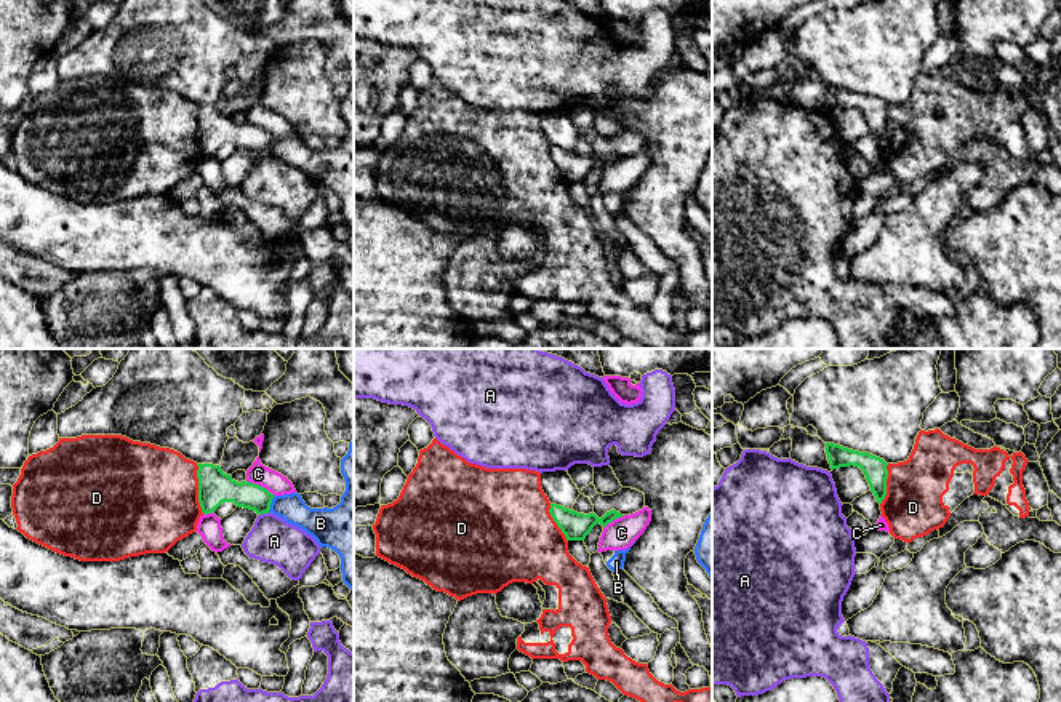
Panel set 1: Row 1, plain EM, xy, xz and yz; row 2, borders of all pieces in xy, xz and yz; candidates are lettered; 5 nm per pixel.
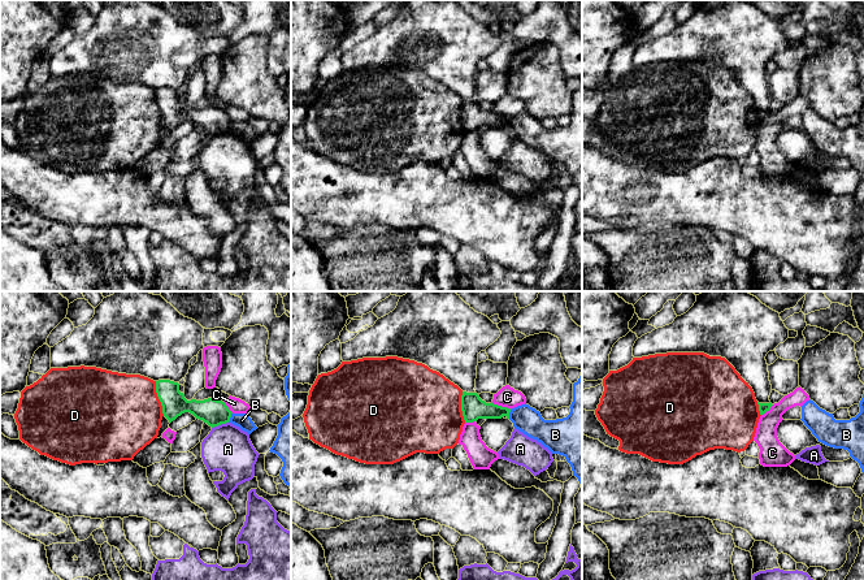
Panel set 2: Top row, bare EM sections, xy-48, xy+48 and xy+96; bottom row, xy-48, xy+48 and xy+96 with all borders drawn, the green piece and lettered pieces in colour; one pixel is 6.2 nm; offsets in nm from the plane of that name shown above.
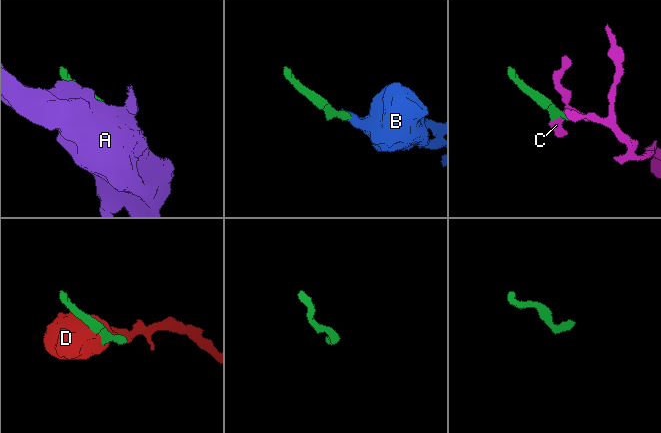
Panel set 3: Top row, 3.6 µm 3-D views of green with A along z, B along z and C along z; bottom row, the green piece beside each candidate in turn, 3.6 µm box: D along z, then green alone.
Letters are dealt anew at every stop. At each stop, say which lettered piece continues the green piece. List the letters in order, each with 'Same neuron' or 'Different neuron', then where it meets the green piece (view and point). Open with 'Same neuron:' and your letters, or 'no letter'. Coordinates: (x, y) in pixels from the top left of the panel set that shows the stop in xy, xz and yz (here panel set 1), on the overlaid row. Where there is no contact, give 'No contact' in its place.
Same neuron: no letter
A: Different neuron. Touches green at xy (263, 512)
B: Different neuron. Touches green at xy (271, 502)
C: Different neuron. Touches green at xy (261, 486)
D: Different neuron. Touches green at xy (199, 488)

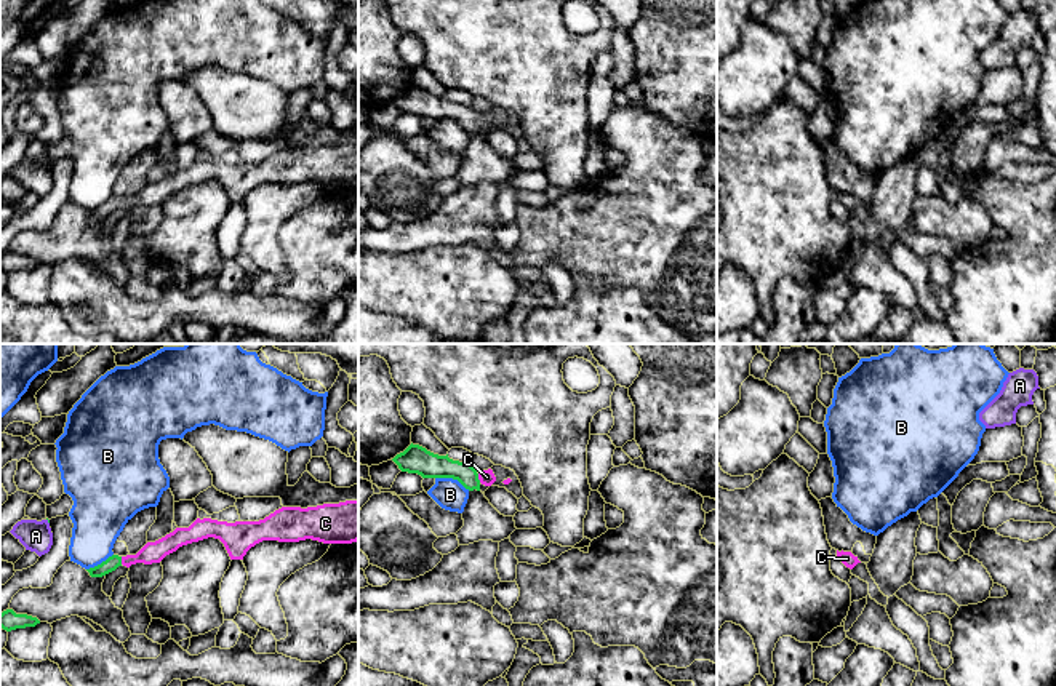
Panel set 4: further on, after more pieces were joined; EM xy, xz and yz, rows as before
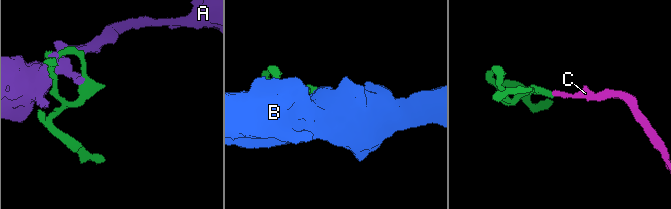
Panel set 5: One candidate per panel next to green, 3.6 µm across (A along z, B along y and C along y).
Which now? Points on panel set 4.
Same neuron: C
A: Different neuron. Touches green at xy (48, 522)
B: Different neuron. Touches green at xz (453, 478)
C: Same neuron. Touches green at xz (477, 478)

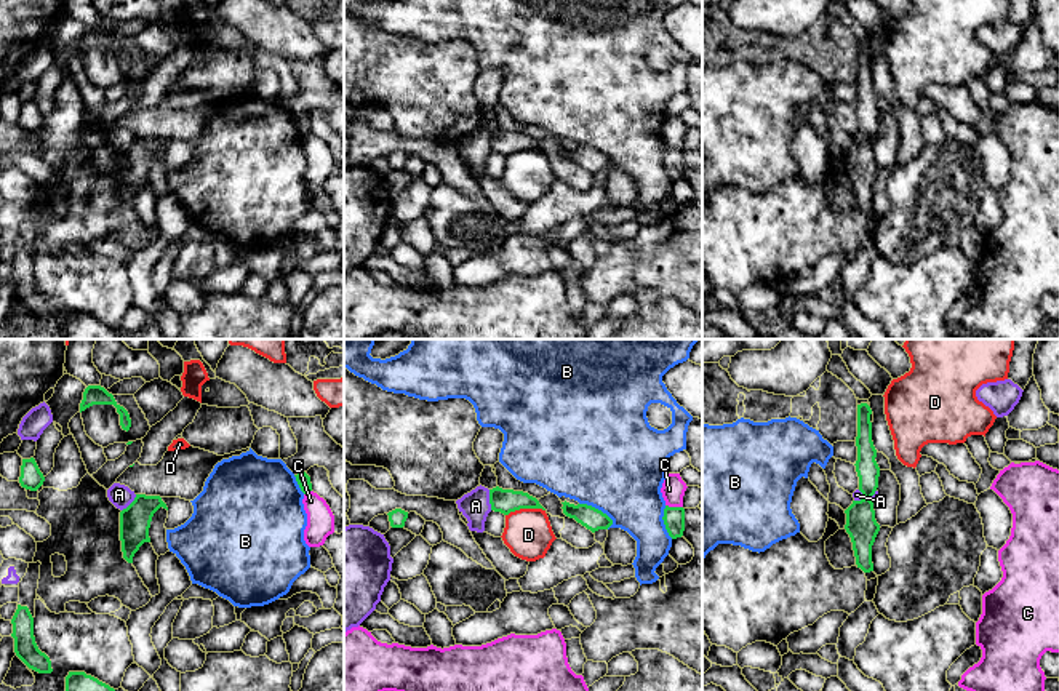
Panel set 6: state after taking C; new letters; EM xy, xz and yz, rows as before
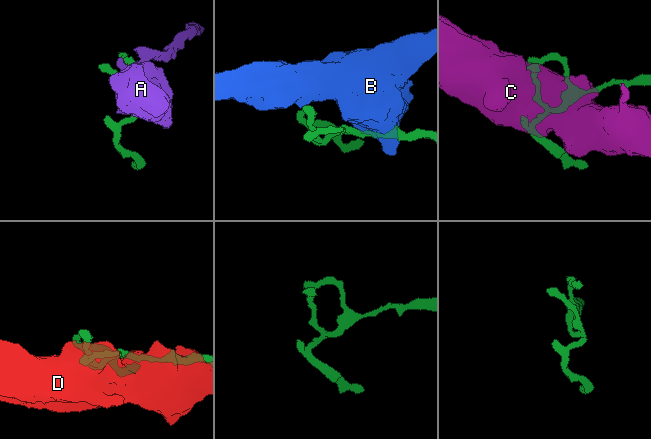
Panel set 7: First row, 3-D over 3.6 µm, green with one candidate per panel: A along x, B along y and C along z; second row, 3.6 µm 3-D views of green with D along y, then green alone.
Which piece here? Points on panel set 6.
Same neuron: no letter
A: Different neuron. Touches green at xz (490, 499)
B: Different neuron. Touches green at xz (597, 509)
C: Different neuron. Touches green at xz (674, 507)
D: Different neuron. Touches green at xz (525, 507)

